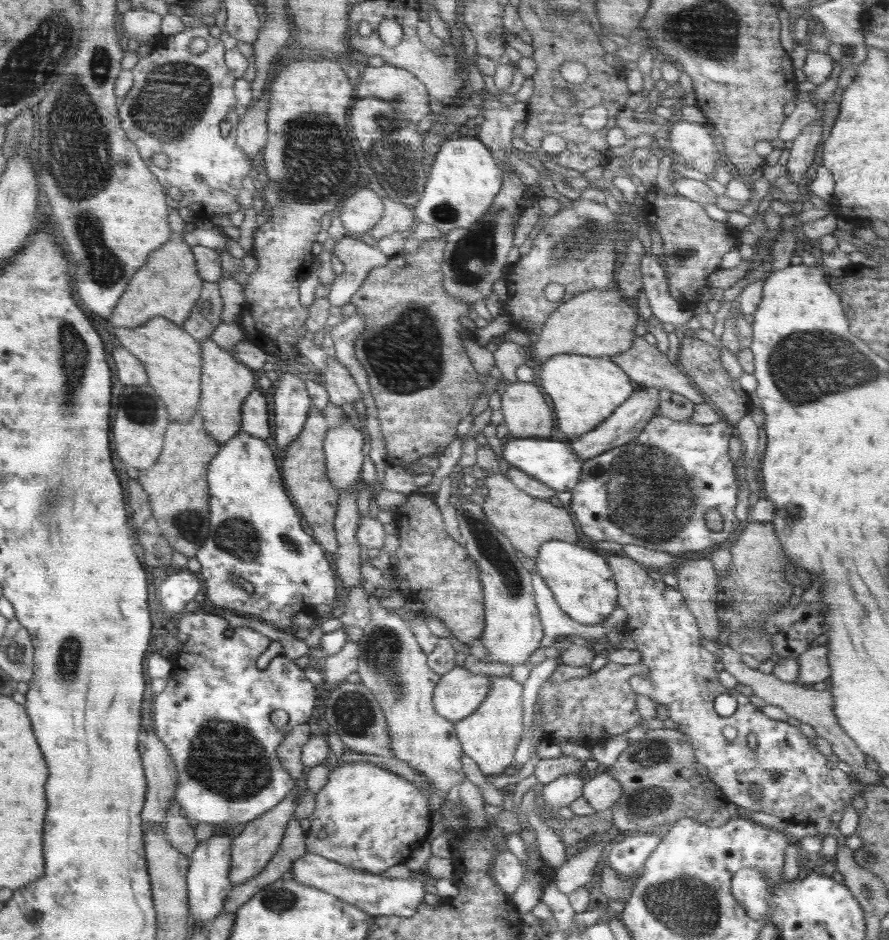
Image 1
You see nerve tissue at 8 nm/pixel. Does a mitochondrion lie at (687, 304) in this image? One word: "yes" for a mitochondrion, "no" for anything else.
no

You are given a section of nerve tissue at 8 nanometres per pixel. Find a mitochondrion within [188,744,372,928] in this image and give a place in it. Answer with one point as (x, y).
(277, 900)

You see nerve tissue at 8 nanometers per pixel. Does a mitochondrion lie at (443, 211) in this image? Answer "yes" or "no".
yes

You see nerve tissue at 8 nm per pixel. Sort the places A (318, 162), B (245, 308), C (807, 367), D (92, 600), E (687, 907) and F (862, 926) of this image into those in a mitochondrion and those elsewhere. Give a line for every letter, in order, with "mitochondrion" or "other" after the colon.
A: mitochondrion
B: other
C: mitochondrion
D: other
E: mitochondrion
F: other

